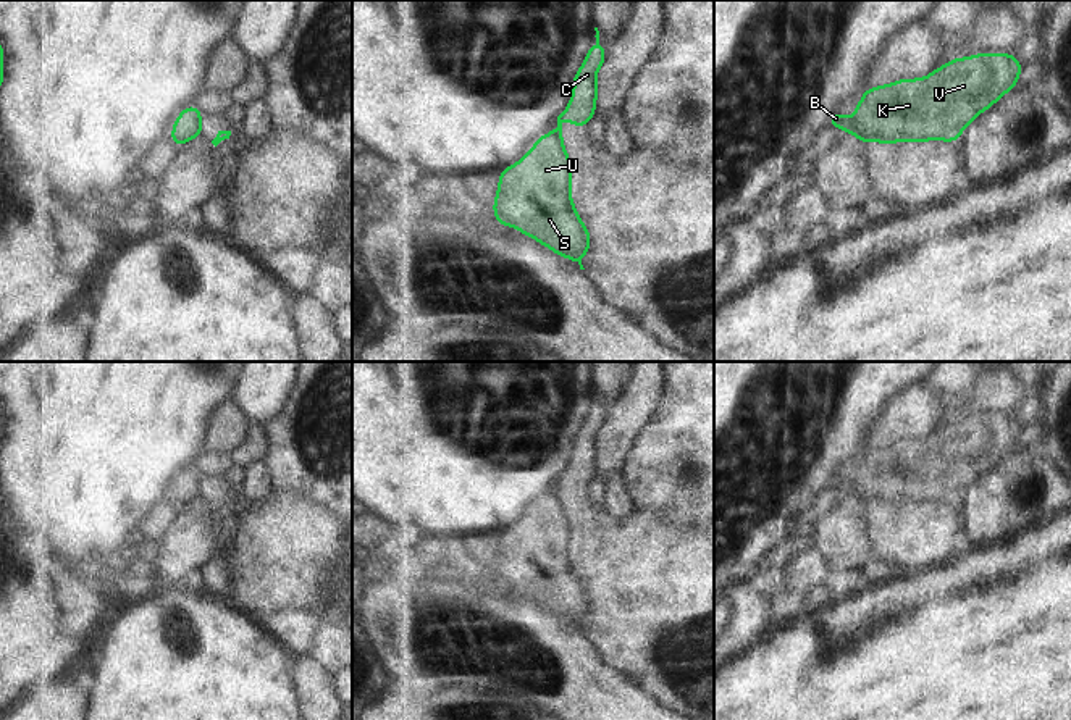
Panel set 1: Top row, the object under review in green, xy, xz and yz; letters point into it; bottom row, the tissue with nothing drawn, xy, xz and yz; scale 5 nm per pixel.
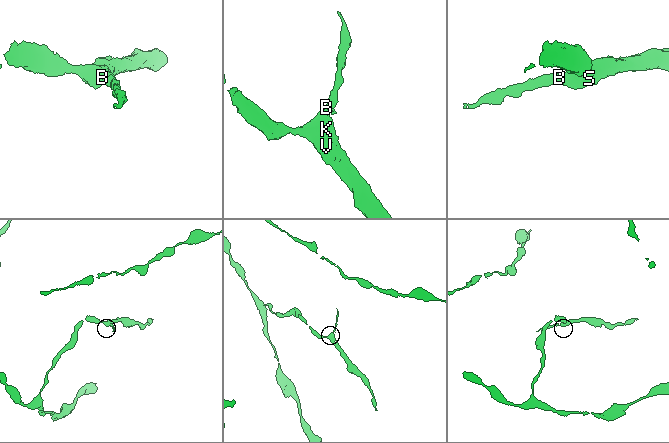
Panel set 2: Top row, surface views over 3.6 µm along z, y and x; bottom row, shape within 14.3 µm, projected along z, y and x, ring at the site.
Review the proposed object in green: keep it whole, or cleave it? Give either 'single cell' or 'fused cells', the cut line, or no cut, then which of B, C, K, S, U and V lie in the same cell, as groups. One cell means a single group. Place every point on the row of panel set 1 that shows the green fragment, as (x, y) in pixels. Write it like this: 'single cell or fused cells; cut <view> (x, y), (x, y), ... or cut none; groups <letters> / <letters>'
fused cells; cut yz (850, 118), (855, 125), (855, 133); groups B C / K S U V

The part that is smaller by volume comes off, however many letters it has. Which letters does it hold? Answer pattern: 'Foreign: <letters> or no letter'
Foreign: B, C

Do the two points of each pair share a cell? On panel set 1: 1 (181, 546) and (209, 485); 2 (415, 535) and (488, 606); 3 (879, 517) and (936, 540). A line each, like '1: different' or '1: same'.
1: different
2: different
3: same

